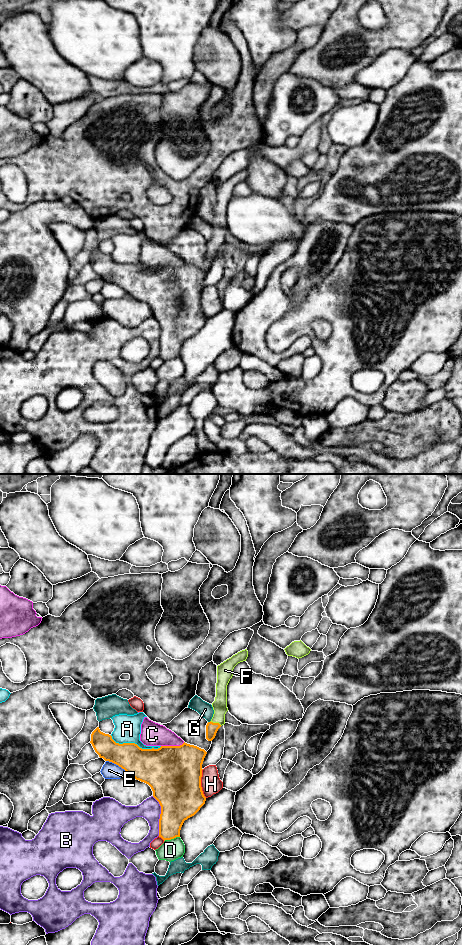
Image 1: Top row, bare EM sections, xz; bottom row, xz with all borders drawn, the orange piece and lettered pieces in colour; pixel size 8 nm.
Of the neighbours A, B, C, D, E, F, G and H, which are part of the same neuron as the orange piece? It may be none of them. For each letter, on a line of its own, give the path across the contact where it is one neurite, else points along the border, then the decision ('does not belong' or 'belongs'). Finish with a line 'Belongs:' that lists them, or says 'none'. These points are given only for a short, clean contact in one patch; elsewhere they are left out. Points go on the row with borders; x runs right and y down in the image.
A: does not belong
B: does not belong
C: does not belong
D: does not belong
E: does not belong
F: across xz (211, 728), (216, 723), (219, 716), (219, 705) | belongs
G: does not belong
H: does not belong
Belongs: F

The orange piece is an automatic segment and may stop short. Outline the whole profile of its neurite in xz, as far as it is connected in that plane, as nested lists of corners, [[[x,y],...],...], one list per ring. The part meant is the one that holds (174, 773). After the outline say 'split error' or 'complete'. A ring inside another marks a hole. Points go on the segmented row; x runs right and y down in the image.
[[[97,727],[91,734],[95,752],[136,780],[148,784],[161,806],[159,837],[180,837],[185,820],[205,804],[201,787],[202,764],[207,752],[197,746],[161,746],[142,749],[135,743],[116,743]]] | complete

